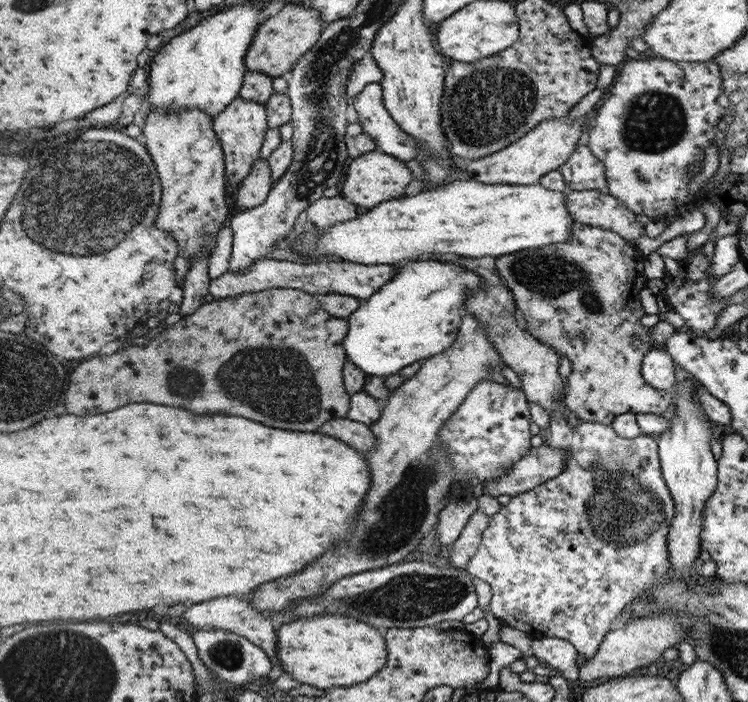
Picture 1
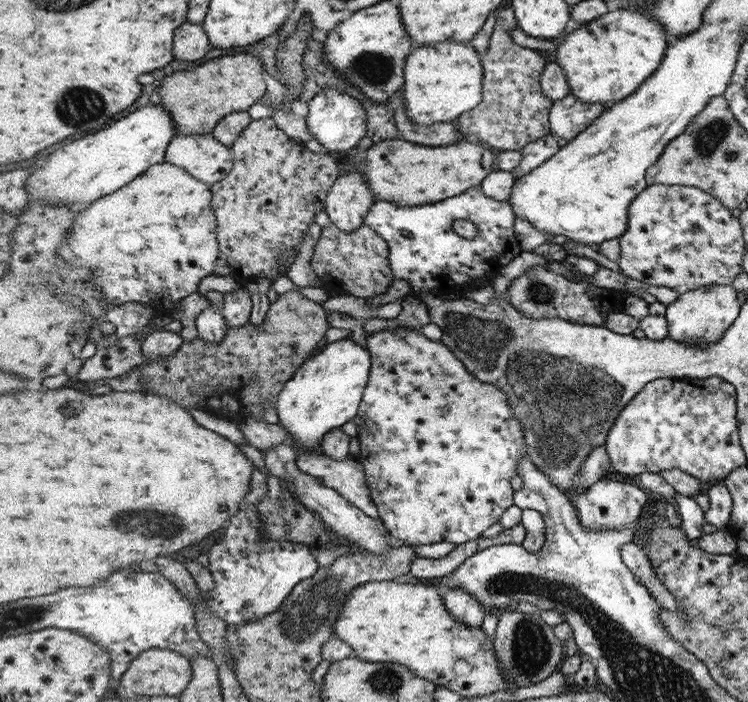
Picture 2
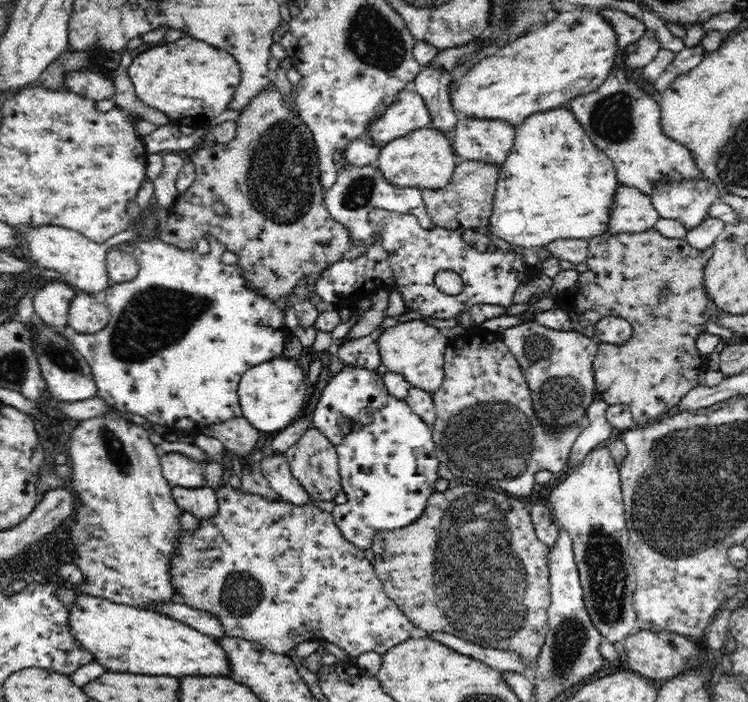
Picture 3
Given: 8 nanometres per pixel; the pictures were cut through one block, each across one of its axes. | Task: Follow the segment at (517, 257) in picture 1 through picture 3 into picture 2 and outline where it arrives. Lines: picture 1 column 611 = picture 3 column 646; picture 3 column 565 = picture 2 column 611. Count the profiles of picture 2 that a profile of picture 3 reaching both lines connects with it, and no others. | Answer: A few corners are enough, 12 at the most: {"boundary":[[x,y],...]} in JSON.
{"boundary":[[534,266],[507,302],[535,320],[603,326],[628,293]]}

